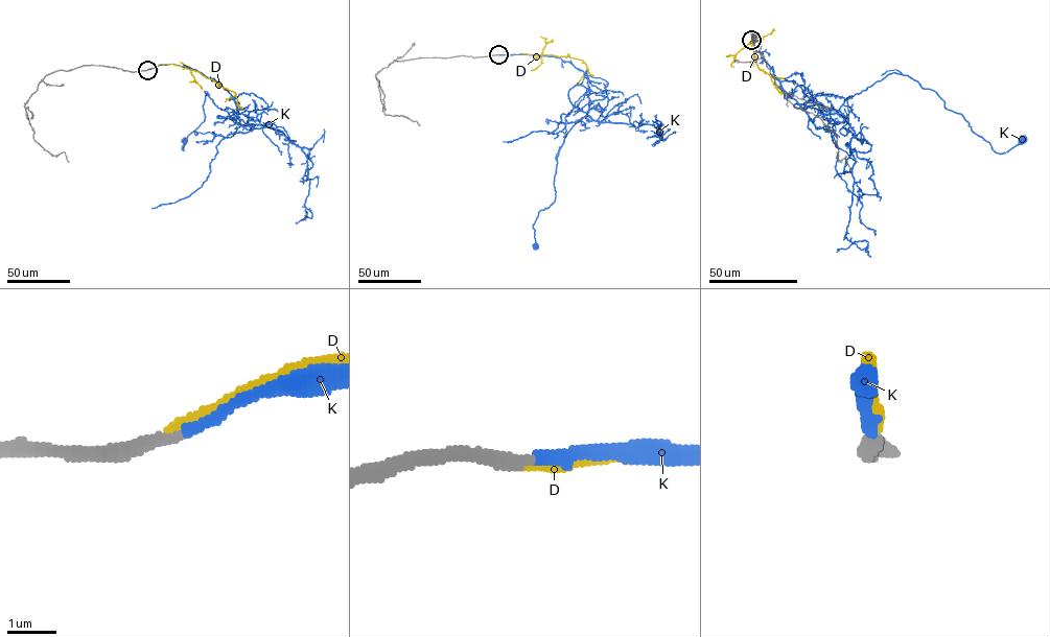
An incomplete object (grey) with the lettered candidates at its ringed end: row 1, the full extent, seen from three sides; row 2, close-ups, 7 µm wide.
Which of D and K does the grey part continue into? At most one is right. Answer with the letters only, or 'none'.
K

